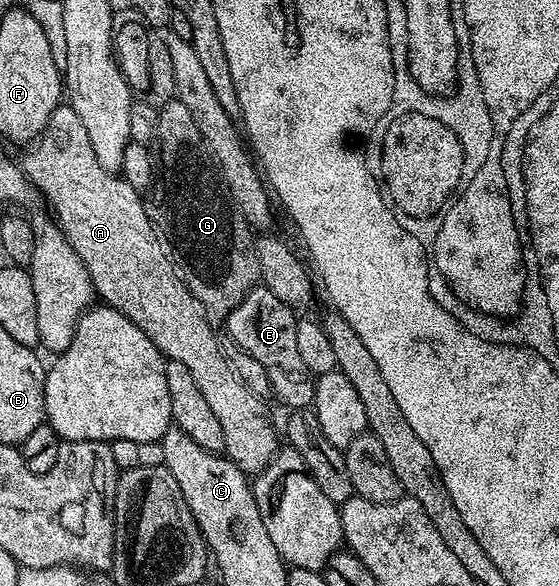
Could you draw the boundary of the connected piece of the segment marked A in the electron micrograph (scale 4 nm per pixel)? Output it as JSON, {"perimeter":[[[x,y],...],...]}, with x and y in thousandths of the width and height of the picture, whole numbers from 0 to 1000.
{"perimeter":[[[127,177],[102,181],[84,218],[45,256],[50,258],[39,268],[43,297],[72,326],[73,340],[93,350],[89,358],[97,377],[118,403],[125,423],[132,423],[147,451],[154,451],[154,464],[161,464],[165,493],[177,514],[240,546],[240,553],[247,553],[247,560],[268,573],[295,613],[333,621],[340,642],[354,648],[361,677],[376,689],[383,710],[390,710],[390,724],[397,724],[399,773],[433,807],[445,812],[463,809],[479,797],[497,766],[494,727],[472,695],[478,693],[474,681],[454,676],[454,669],[447,669],[447,662],[440,662],[440,655],[419,642],[419,628],[411,628],[404,614],[395,578],[386,578],[379,565],[385,563],[381,551],[369,546],[358,515],[340,498],[317,428],[272,381],[252,326],[233,321],[229,309],[213,295],[182,287],[161,246],[161,230],[154,227],[154,217]]]}

